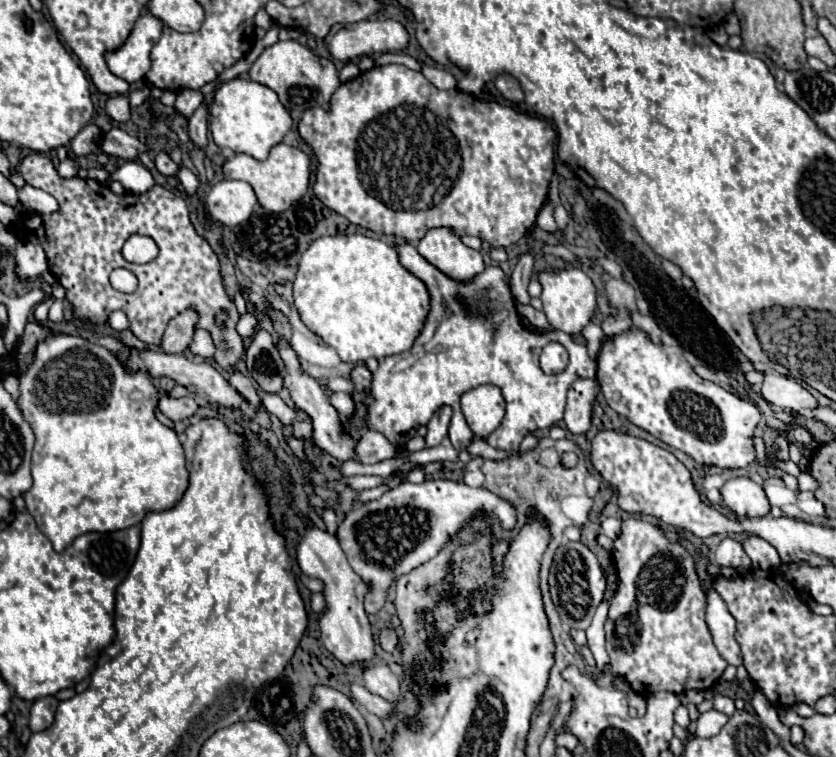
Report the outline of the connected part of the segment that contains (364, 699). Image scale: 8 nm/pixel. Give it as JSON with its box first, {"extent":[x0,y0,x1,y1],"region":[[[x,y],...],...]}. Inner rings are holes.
{"extent":[350,682,392,718],"region":[[[352,682],[352,684],[350,684],[350,694],[352,694],[352,698],[354,698],[354,700],[358,700],[358,702],[368,710],[368,712],[376,714],[378,718],[388,716],[388,714],[390,714],[390,710],[392,710],[392,706],[390,706],[384,698],[380,698],[380,696],[376,696],[376,694],[372,694],[370,690],[366,690],[364,686],[360,686],[360,684],[356,684],[356,682]]]}

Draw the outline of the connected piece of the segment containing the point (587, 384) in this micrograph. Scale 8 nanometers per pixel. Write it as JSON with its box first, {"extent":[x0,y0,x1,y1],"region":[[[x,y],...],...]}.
{"extent":[564,378,596,434],"region":[[[578,378],[568,388],[568,402],[564,412],[564,424],[572,434],[584,434],[590,428],[592,402],[596,398],[596,382]]]}

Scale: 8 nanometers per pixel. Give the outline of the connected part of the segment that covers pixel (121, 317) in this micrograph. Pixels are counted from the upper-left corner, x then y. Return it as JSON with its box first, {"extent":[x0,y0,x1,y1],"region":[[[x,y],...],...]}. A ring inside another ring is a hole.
{"extent":[108,310,128,330],"region":[[[116,310],[116,312],[112,312],[110,316],[108,316],[108,326],[110,328],[114,328],[114,330],[126,330],[128,328],[128,318],[126,318],[126,314],[124,312],[120,312],[120,310]]]}

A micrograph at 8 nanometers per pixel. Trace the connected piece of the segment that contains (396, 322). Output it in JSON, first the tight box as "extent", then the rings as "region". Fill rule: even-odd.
{"extent":[294,234,430,362],"region":[[[348,234],[322,236],[302,254],[294,280],[294,304],[300,320],[330,344],[344,362],[362,362],[366,358],[388,358],[410,350],[430,310],[430,294],[424,282],[398,262],[394,246],[364,234]]]}

